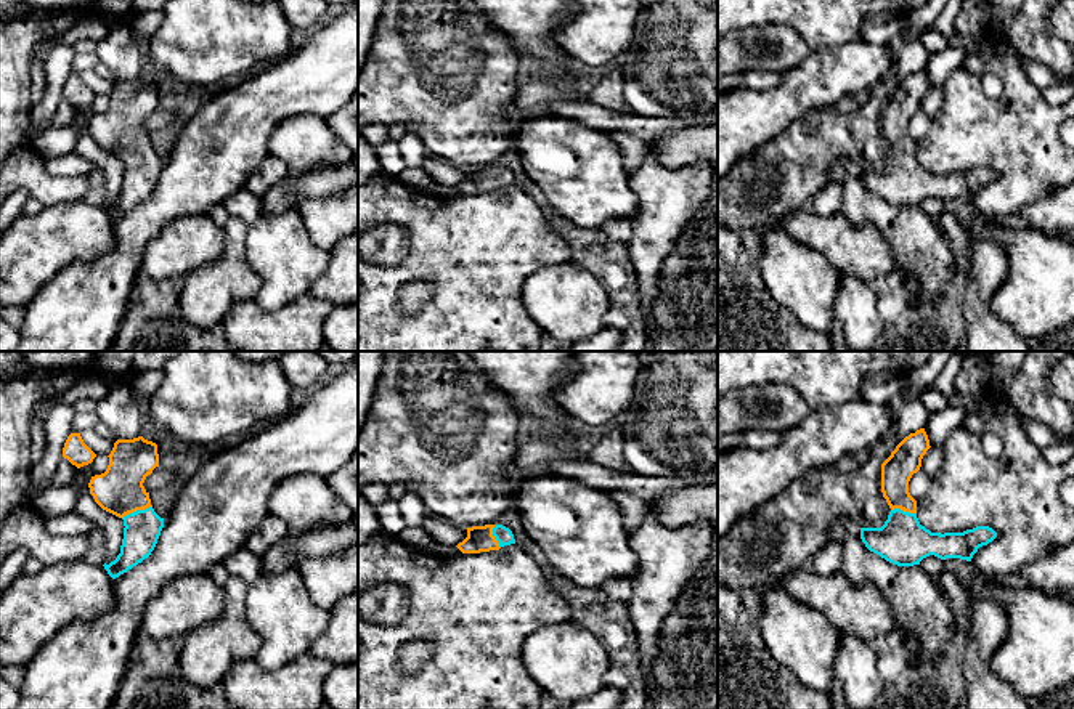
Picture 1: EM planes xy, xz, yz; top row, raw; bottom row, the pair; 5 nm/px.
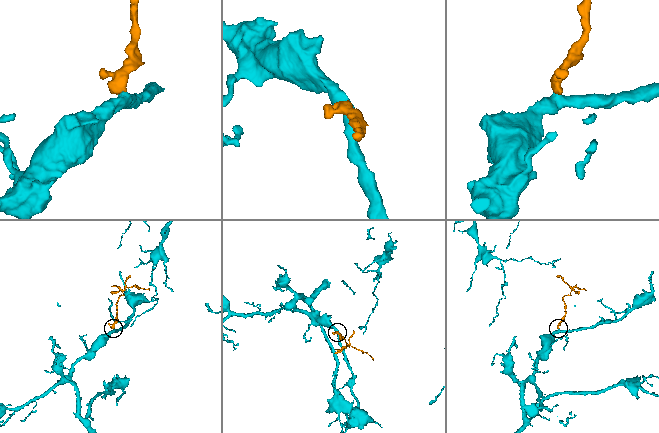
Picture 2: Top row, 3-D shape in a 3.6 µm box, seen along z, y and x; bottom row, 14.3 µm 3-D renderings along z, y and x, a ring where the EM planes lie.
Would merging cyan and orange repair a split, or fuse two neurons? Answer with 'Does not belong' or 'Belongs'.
Belongs

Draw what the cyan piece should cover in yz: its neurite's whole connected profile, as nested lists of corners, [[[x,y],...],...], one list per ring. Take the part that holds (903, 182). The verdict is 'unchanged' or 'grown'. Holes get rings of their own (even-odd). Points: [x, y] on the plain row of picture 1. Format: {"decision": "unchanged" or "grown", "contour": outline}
{"decision": "grown", "contour": [[[925,69],[910,74],[896,87],[881,104],[881,133],[891,149],[888,160],[881,168],[860,168],[865,188],[897,207],[920,205],[930,196],[971,202],[979,188],[997,178],[989,167],[941,175],[920,165],[909,122],[920,111],[930,88]]]}

